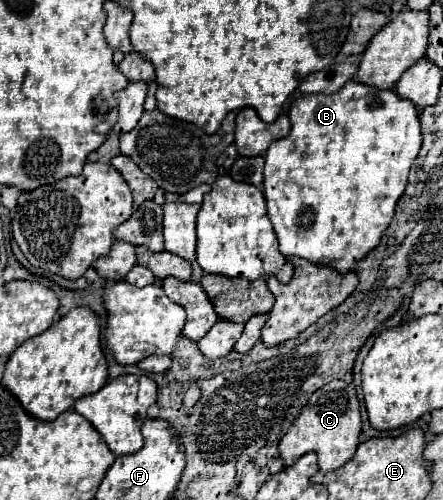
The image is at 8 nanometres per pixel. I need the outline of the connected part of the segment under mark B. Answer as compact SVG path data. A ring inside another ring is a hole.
M348 81L344 85L344 89L340 89L338 93L332 95L302 95L298 97L292 107L290 107L290 135L284 137L282 141L274 141L274 145L270 145L270 149L266 151L266 167L264 167L264 197L266 197L266 205L268 205L268 217L274 225L276 237L278 237L278 245L280 245L280 253L282 255L296 255L296 257L304 257L312 263L322 263L326 267L336 269L338 273L348 273L354 269L354 265L364 259L374 247L380 245L380 239L384 235L384 231L388 229L392 217L394 217L394 209L398 199L404 195L404 189L408 185L408 171L420 151L422 145L422 135L420 135L420 121L418 121L418 113L416 107L410 105L410 101L400 99L394 91L378 91L378 89L370 89L368 85L362 85L358 81Z

